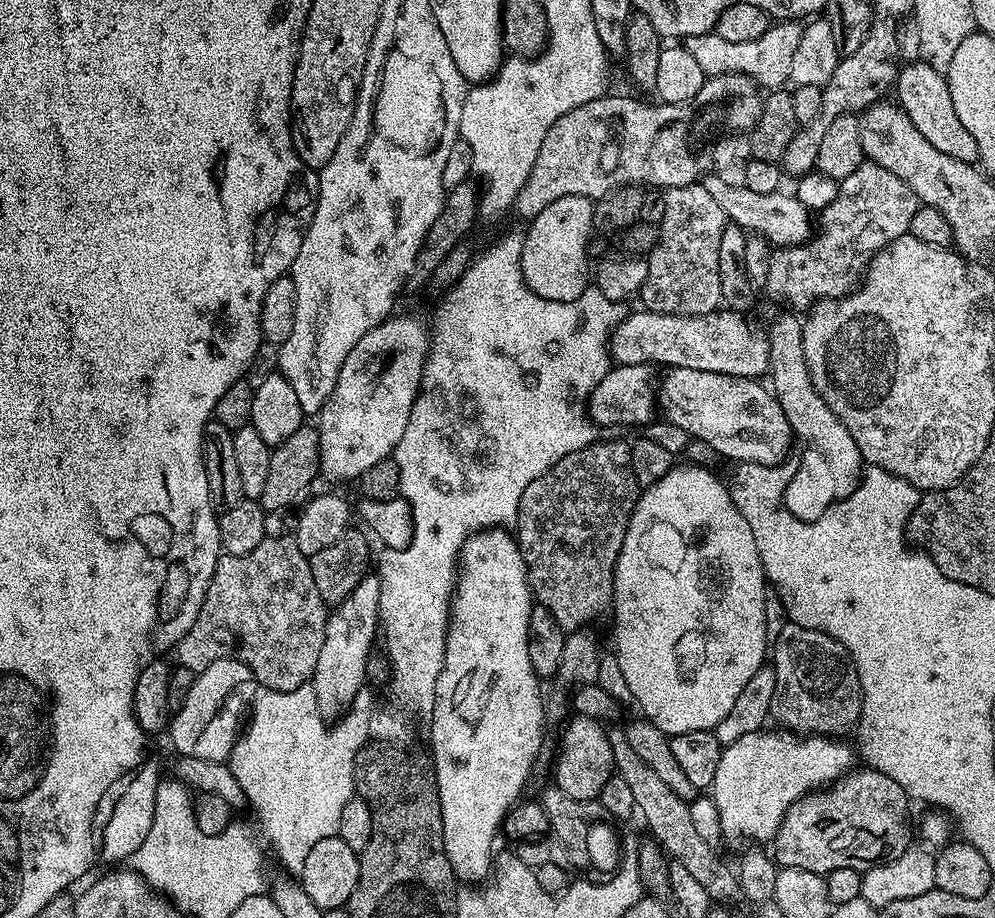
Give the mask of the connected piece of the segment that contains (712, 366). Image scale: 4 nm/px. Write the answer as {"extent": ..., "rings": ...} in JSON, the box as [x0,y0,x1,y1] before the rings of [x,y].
{"extent":[609,308,769,379],"rings":[[[640,308],[625,315],[609,340],[609,353],[616,364],[664,364],[665,367],[707,370],[711,373],[730,374],[734,377],[757,379],[768,372],[769,333],[744,318],[741,311],[731,308],[719,308],[698,316],[668,315],[665,312],[651,312]]]}

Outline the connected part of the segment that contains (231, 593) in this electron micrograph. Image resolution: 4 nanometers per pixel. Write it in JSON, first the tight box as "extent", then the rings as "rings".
{"extent":[174,534,329,690],"rings":[[[285,534],[283,536],[265,536],[250,554],[245,556],[221,555],[220,561],[214,566],[214,574],[210,586],[204,595],[202,606],[198,610],[198,618],[194,618],[194,626],[186,630],[186,634],[178,641],[174,649],[177,656],[179,667],[189,668],[195,672],[206,670],[210,662],[219,660],[237,660],[242,662],[250,669],[257,685],[269,688],[270,690],[294,690],[295,688],[305,687],[311,681],[314,670],[318,666],[318,654],[322,654],[322,642],[326,638],[326,622],[328,621],[329,605],[325,604],[322,594],[318,594],[318,586],[314,586],[314,574],[310,574],[310,562],[308,556],[298,550],[298,542],[295,535]]]}

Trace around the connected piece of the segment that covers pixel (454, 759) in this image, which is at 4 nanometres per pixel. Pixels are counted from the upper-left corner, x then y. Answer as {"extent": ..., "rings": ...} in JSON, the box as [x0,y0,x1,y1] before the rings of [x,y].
{"extent":[430,527,546,874],"rings":[[[503,527],[485,528],[482,532],[476,532],[468,537],[462,546],[458,561],[458,583],[452,593],[452,607],[448,621],[448,637],[446,638],[446,658],[442,662],[442,674],[438,674],[438,686],[436,687],[436,701],[430,713],[432,719],[432,764],[436,793],[440,796],[440,809],[442,810],[442,826],[444,827],[444,849],[446,858],[450,862],[452,871],[457,874],[463,872],[489,871],[494,860],[492,852],[492,839],[496,832],[501,831],[504,815],[509,808],[521,799],[520,791],[536,764],[536,755],[540,752],[540,743],[544,740],[544,728],[546,729],[546,700],[540,697],[540,684],[534,666],[530,666],[530,650],[528,649],[528,631],[530,630],[530,610],[534,607],[532,589],[528,586],[528,568],[524,565],[524,559],[520,553],[520,546],[516,542],[515,535]]]}

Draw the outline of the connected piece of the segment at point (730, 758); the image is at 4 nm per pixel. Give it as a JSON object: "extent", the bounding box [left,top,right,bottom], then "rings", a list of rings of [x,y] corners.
{"extent":[710,730,853,843],"rings":[[[787,730],[768,731],[745,734],[721,751],[710,795],[714,806],[718,806],[722,834],[727,843],[771,841],[794,802],[839,780],[853,767],[853,745],[851,748],[843,744],[843,739],[823,736],[798,738],[797,733]]]}

